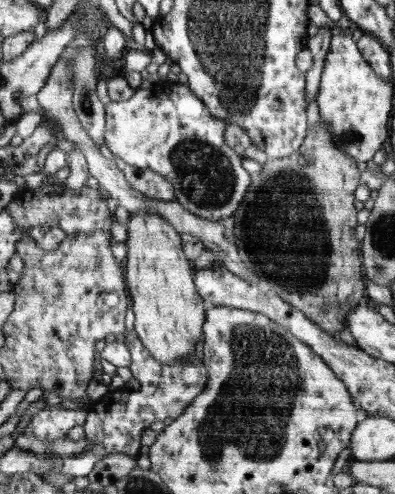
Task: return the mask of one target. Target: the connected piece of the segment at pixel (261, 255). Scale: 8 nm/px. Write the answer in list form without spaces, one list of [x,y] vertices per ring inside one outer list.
[[[320,119],[320,124],[308,131],[307,141],[298,153],[286,160],[268,159],[262,171],[252,180],[242,204],[233,213],[234,244],[248,270],[252,270],[267,291],[280,296],[292,306],[303,311],[322,331],[339,338],[339,331],[346,326],[346,317],[356,308],[364,292],[360,244],[354,236],[356,208],[354,190],[360,183],[356,159],[337,148],[332,127]]]

